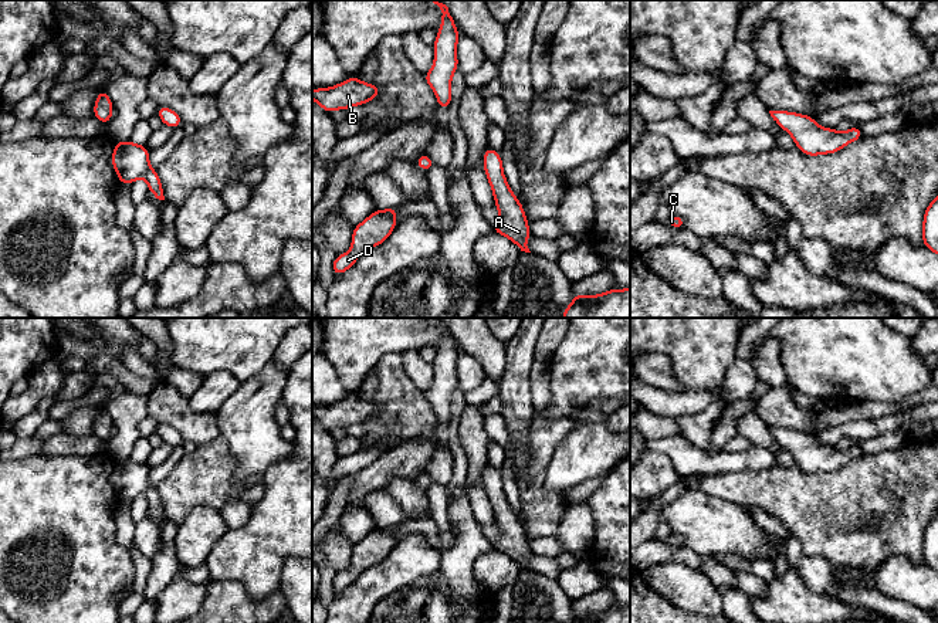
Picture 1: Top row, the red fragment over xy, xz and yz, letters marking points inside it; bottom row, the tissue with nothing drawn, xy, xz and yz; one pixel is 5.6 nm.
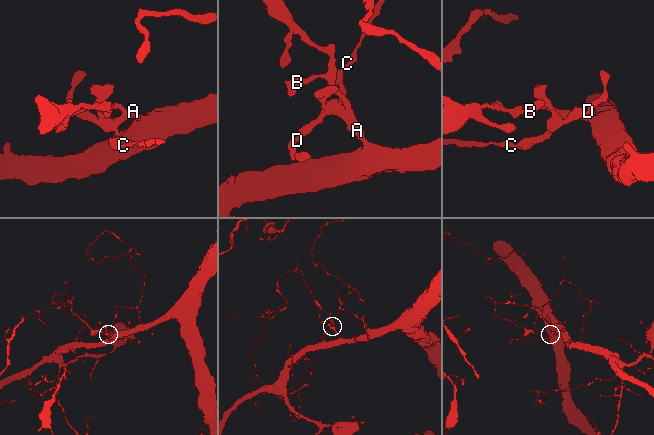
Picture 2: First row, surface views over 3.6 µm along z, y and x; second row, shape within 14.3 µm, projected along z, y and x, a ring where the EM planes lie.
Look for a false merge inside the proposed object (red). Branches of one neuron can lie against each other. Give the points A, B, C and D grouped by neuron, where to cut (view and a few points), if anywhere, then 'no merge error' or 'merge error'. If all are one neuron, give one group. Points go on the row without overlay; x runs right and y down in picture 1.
A B C D | no cut | no merge error

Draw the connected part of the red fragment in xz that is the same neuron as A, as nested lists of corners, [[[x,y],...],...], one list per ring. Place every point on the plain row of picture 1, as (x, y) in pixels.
[[[490,464],[484,465],[484,490],[492,507],[495,525],[500,528],[500,536],[491,541],[492,549],[508,555],[521,569],[531,570],[526,563],[531,549],[524,525],[504,494],[500,470]]]

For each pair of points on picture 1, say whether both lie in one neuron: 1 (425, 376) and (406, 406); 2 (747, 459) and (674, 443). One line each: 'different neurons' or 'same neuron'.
1: different neurons
2: same neuron

